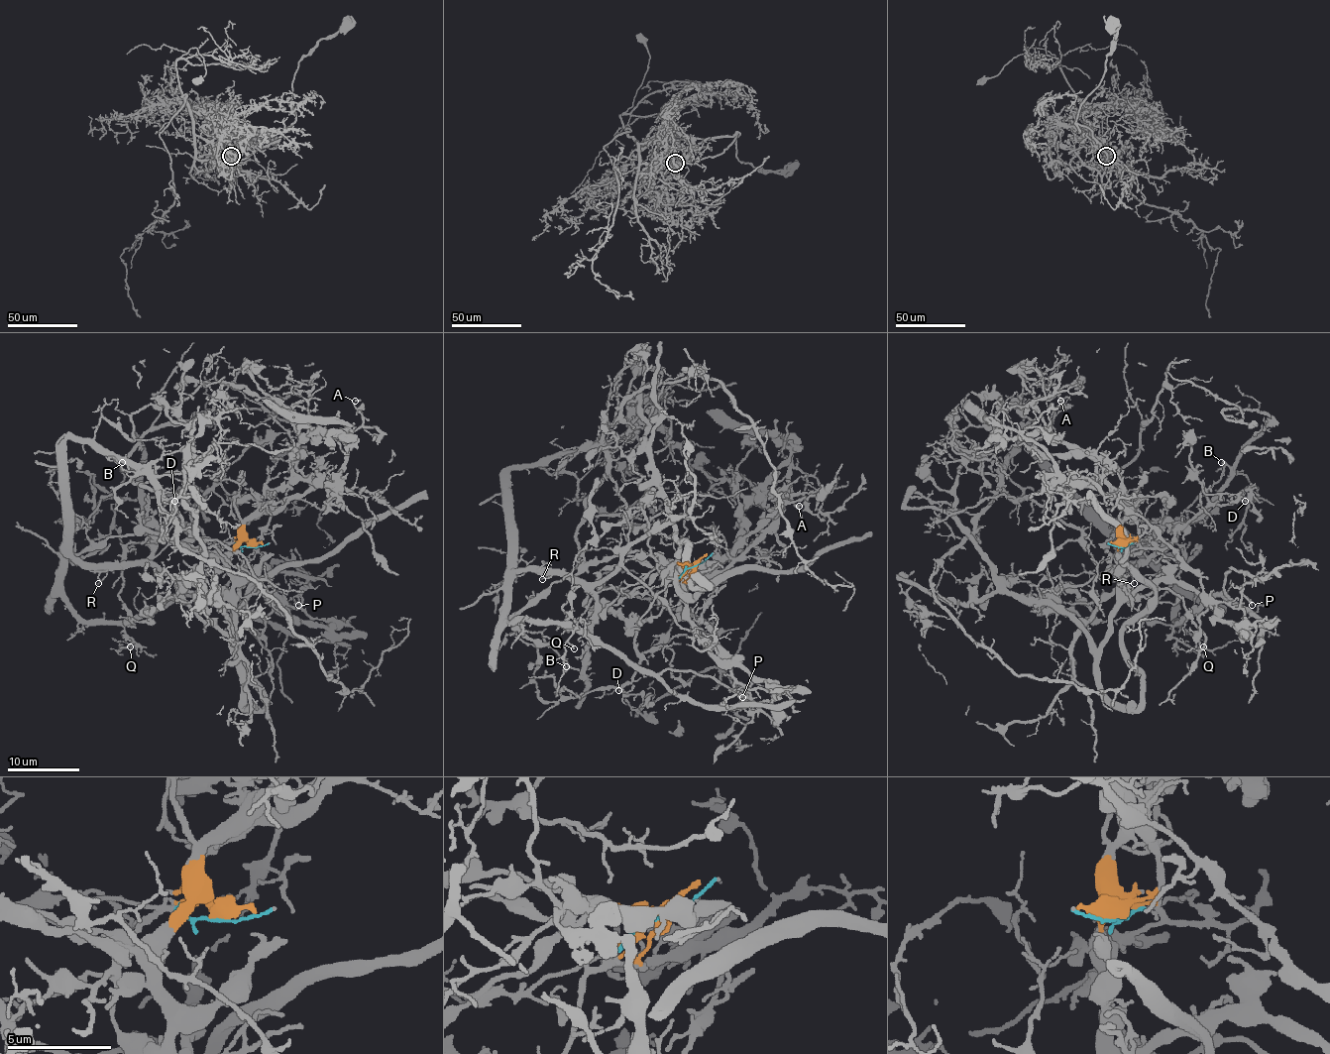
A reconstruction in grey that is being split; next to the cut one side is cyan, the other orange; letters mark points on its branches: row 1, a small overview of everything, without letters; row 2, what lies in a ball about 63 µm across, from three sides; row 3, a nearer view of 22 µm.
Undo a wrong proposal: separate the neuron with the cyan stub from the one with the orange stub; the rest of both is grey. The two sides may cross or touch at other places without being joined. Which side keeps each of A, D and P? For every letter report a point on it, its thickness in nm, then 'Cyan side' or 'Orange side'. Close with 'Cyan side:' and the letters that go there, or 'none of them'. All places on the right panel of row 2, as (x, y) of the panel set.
A: Place: (1060, 401). Thickness 150 nm. Orange side
D: Place: (1245, 501). Thickness 110 nm. Orange side
P: Place: (1252, 605). Thickness 150 nm. Orange side
Cyan side: none of them

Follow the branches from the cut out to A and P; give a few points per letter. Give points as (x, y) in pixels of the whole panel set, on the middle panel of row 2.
A: (696, 565), (688, 565), (714, 569), (733, 549), (740, 513), (793, 468), (806, 477), (806, 499), (799, 506)
P: (696, 565), (688, 565), (708, 575), (714, 584), (703, 620), (729, 672), (746, 685), (742, 698)

